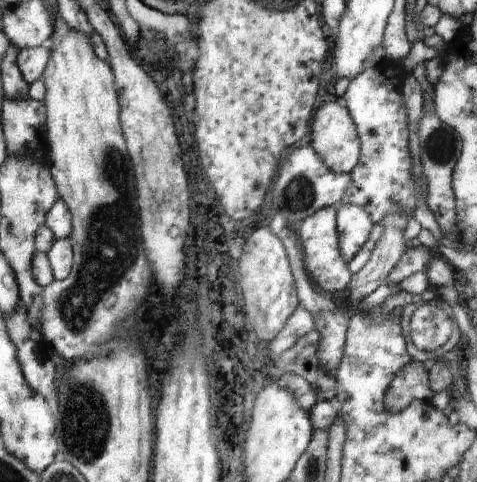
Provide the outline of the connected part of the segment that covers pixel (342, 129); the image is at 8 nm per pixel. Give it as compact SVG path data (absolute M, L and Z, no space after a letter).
M342 100L322 105L315 114L311 133L312 148L316 154L320 154L320 160L328 170L336 174L348 174L356 167L360 158L360 138Z

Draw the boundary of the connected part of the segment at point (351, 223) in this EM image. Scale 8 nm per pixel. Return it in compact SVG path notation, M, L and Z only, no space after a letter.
M340 203L336 208L340 250L346 261L350 262L368 240L374 222L368 212L356 204Z

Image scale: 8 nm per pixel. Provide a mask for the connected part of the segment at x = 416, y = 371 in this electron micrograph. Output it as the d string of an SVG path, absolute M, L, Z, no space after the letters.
M408 360L395 373L384 394L384 408L388 412L400 412L414 400L431 401L434 393L430 389L429 370L422 361Z

